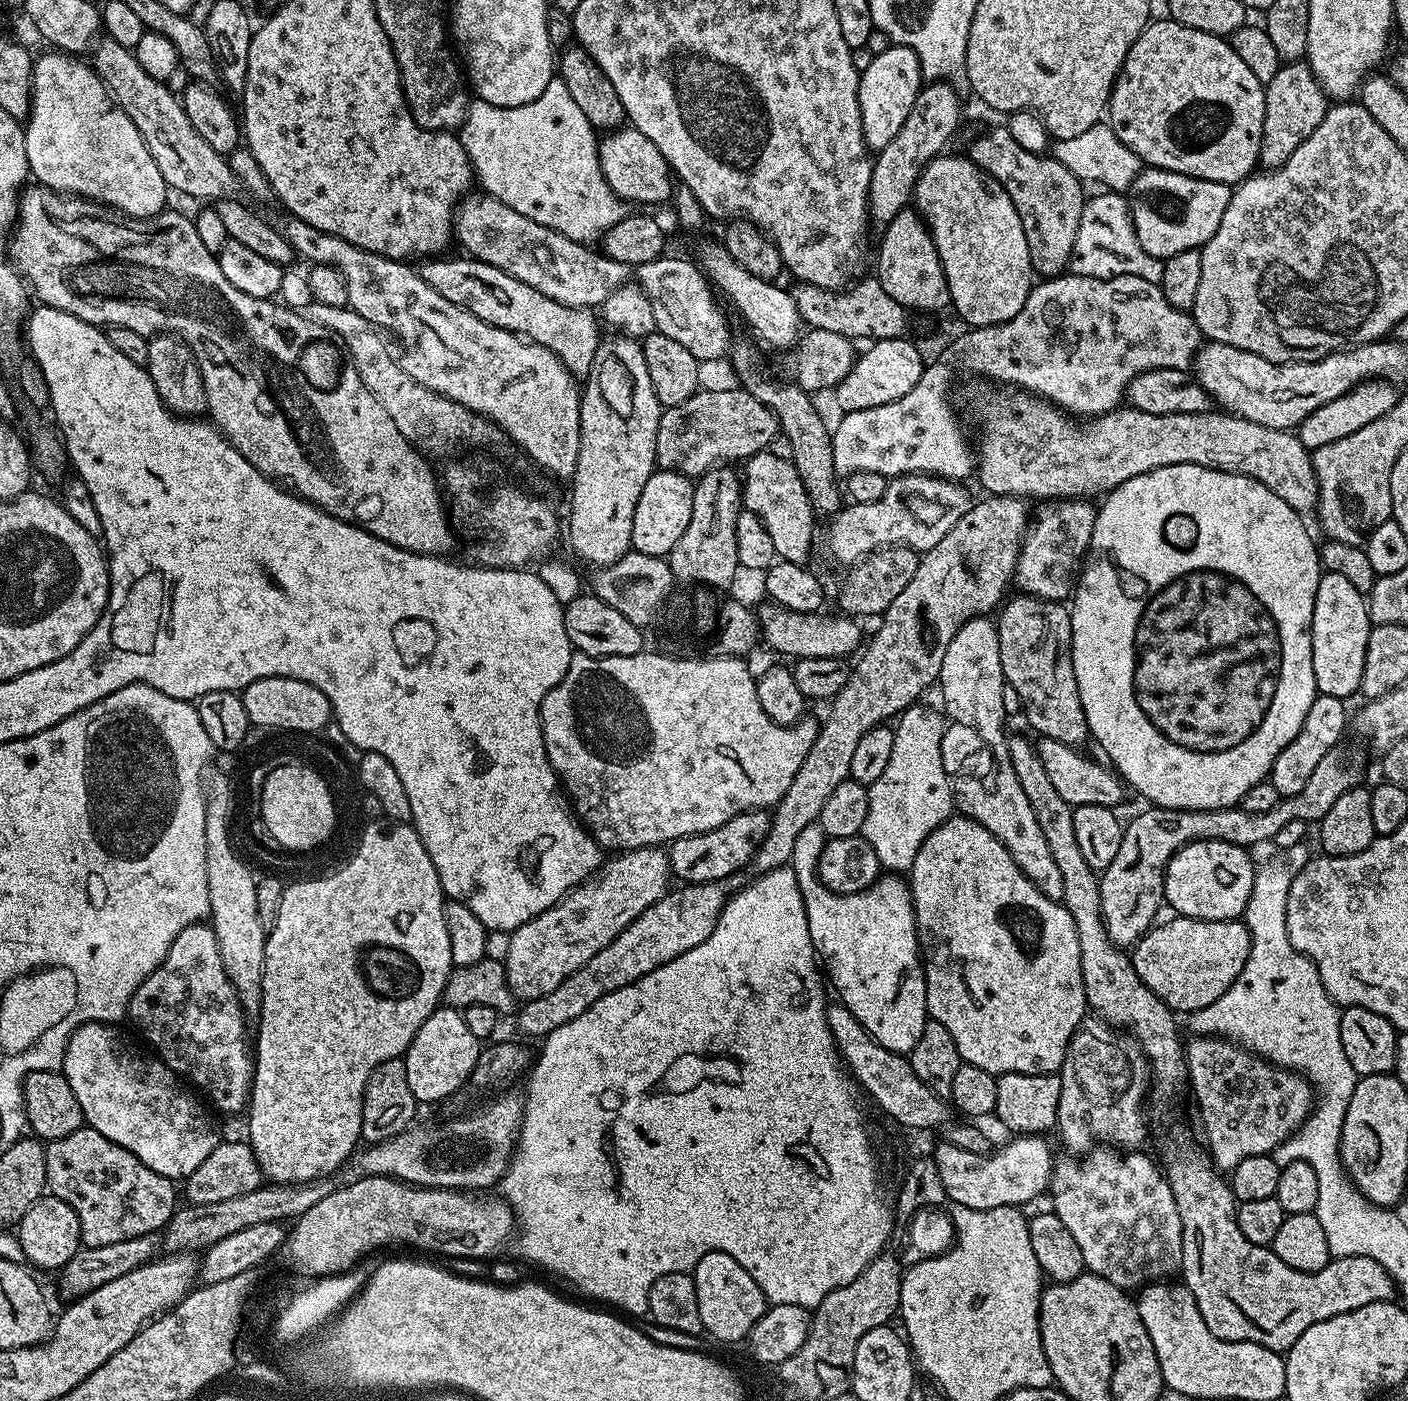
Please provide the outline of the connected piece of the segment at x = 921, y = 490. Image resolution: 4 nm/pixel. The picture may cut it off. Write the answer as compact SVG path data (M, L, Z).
M921 472L906 474L905 476L893 476L886 486L886 494L878 498L876 502L866 502L865 504L845 503L840 511L831 517L828 524L828 552L840 564L845 566L855 565L864 559L865 556L880 548L887 548L894 544L903 544L906 548L912 548L917 554L929 552L966 514L970 506L968 492L964 489L963 483L954 480L944 480L940 476L923 476Z

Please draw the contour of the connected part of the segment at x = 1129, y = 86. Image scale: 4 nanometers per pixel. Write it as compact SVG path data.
M1171 18L1163 19L1149 22L1130 46L1108 100L1107 123L1145 165L1235 186L1258 168L1262 122L1266 118L1265 85L1254 78L1250 66L1234 54L1225 37L1182 26Z

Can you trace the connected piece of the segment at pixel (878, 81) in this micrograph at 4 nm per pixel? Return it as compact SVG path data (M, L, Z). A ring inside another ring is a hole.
M893 44L883 54L873 56L870 66L861 73L858 100L862 111L863 138L873 153L881 152L902 130L902 122L910 115L910 106L922 87L918 54L912 48Z

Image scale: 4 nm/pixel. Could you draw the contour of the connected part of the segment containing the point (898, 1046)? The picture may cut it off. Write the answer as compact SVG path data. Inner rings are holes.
M808 852L793 854L790 864L796 869L796 881L806 906L806 922L810 926L812 946L826 969L827 979L828 976L832 979L832 984L840 995L837 996L839 1003L845 1004L856 1021L886 1050L901 1054L911 1053L918 1038L922 1038L924 1021L929 1019L929 1015L922 953L916 943L912 891L908 889L907 883L899 875L884 874L866 890L840 896L820 885L815 867L810 866Z

